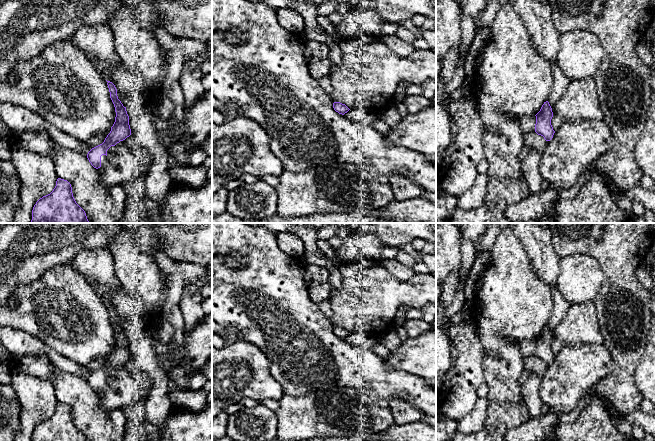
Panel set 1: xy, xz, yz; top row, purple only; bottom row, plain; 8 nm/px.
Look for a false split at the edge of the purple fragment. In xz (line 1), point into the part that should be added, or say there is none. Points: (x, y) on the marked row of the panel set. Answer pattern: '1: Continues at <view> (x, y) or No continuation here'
1: No continuation here

